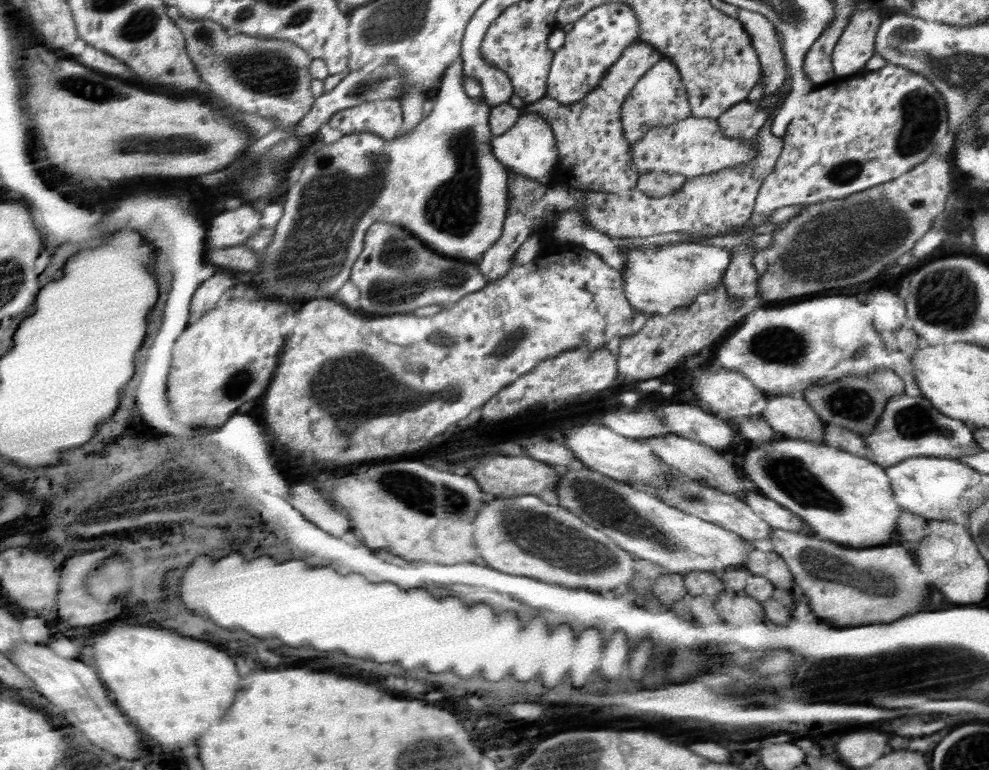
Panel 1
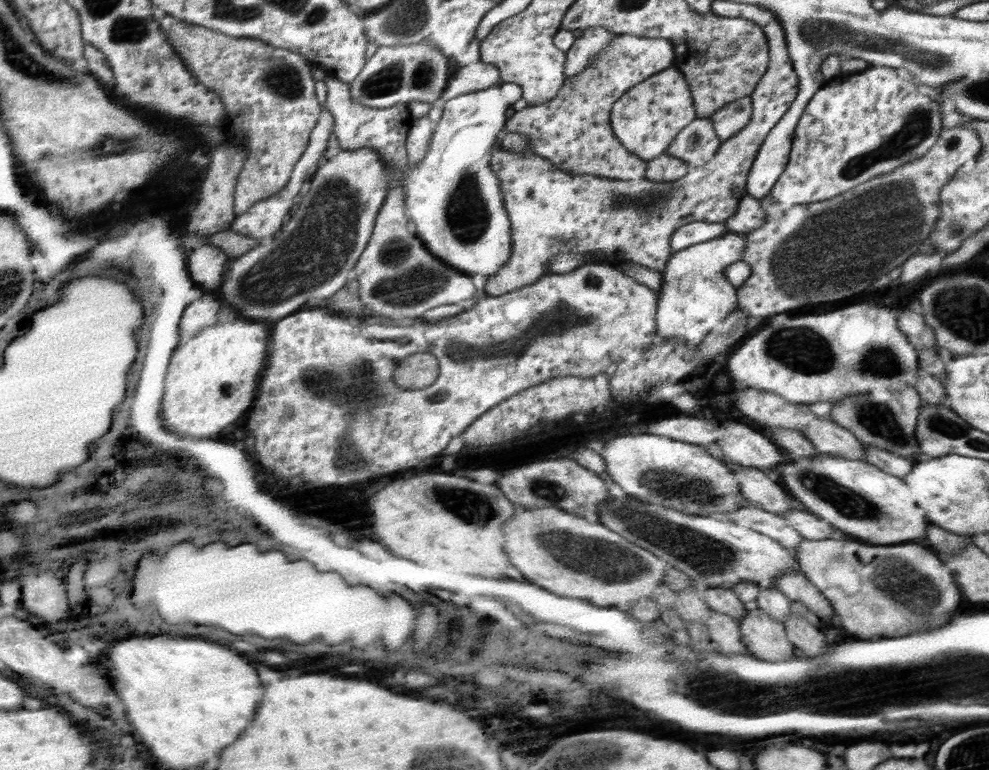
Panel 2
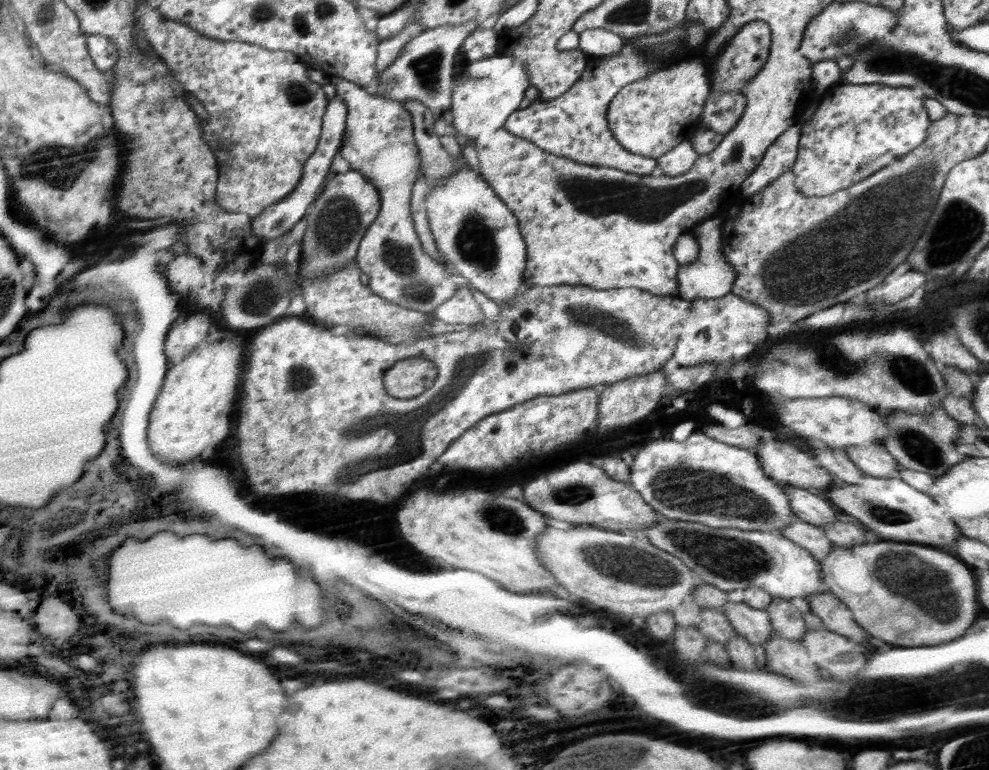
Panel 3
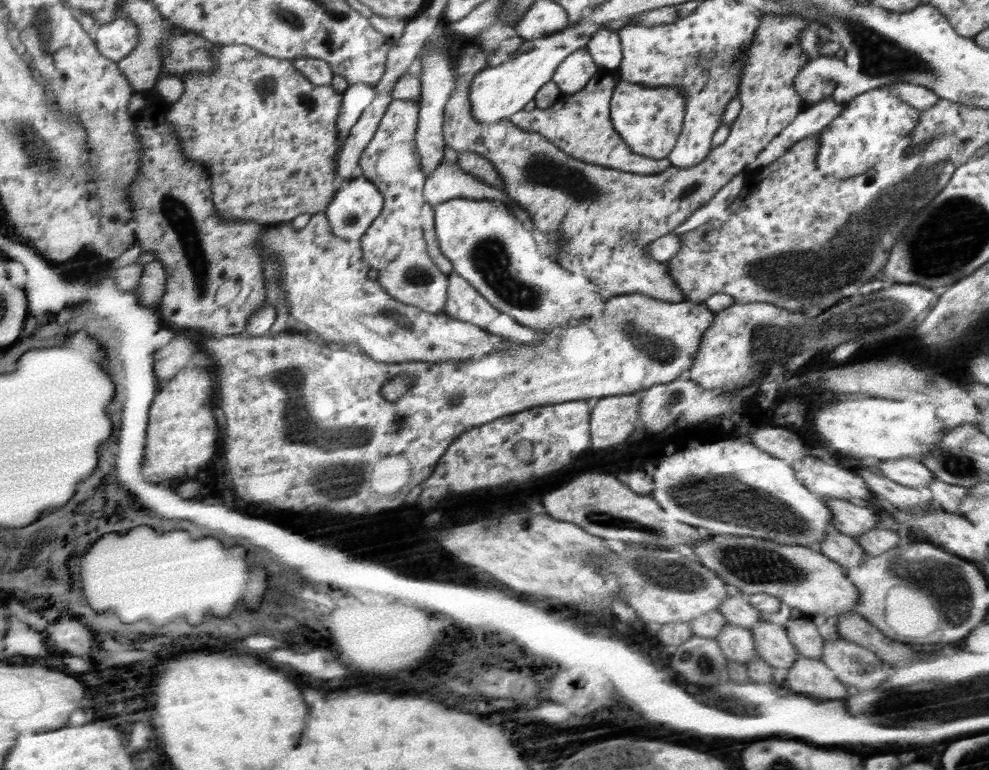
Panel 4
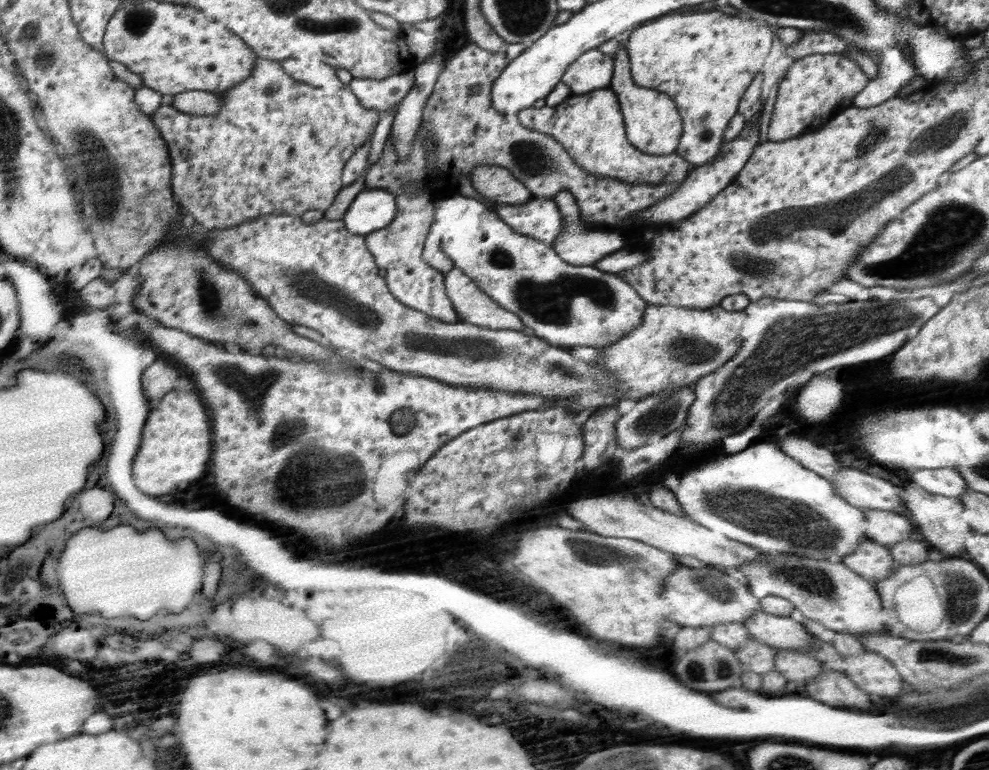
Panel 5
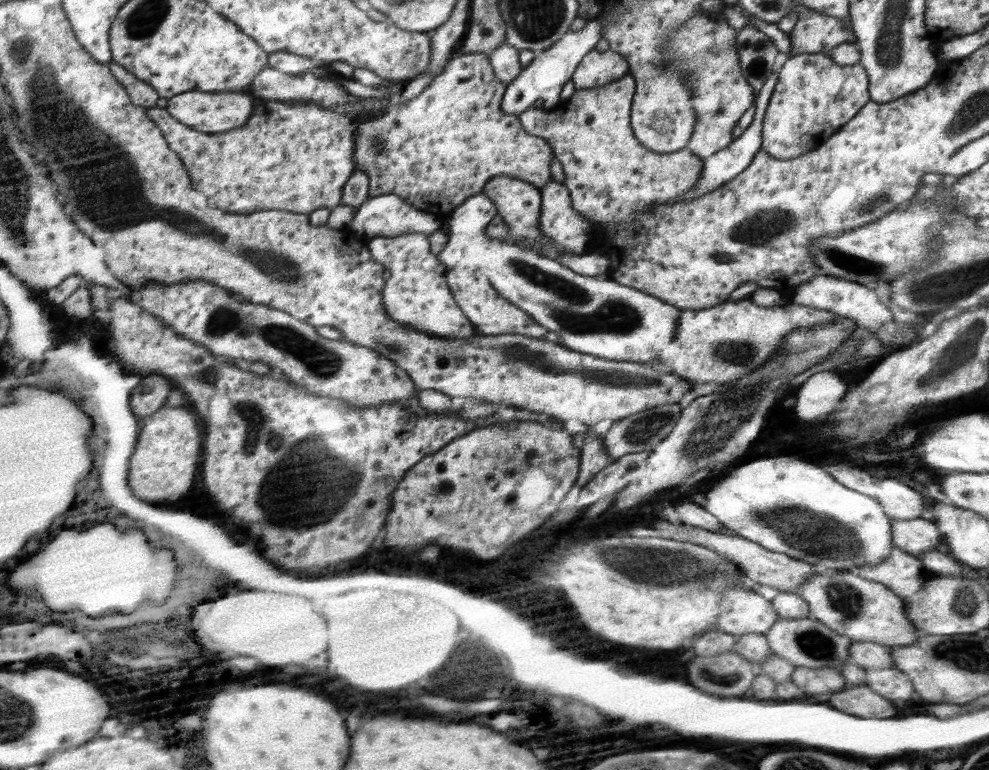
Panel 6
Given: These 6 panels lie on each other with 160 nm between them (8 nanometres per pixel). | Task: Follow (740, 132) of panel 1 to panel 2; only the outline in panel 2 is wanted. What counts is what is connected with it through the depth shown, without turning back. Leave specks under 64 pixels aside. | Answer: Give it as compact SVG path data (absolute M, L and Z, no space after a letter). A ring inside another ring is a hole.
M745 96L734 100L734 102L729 102L708 118L712 121L715 133L723 143L748 126L752 111L751 98Z

